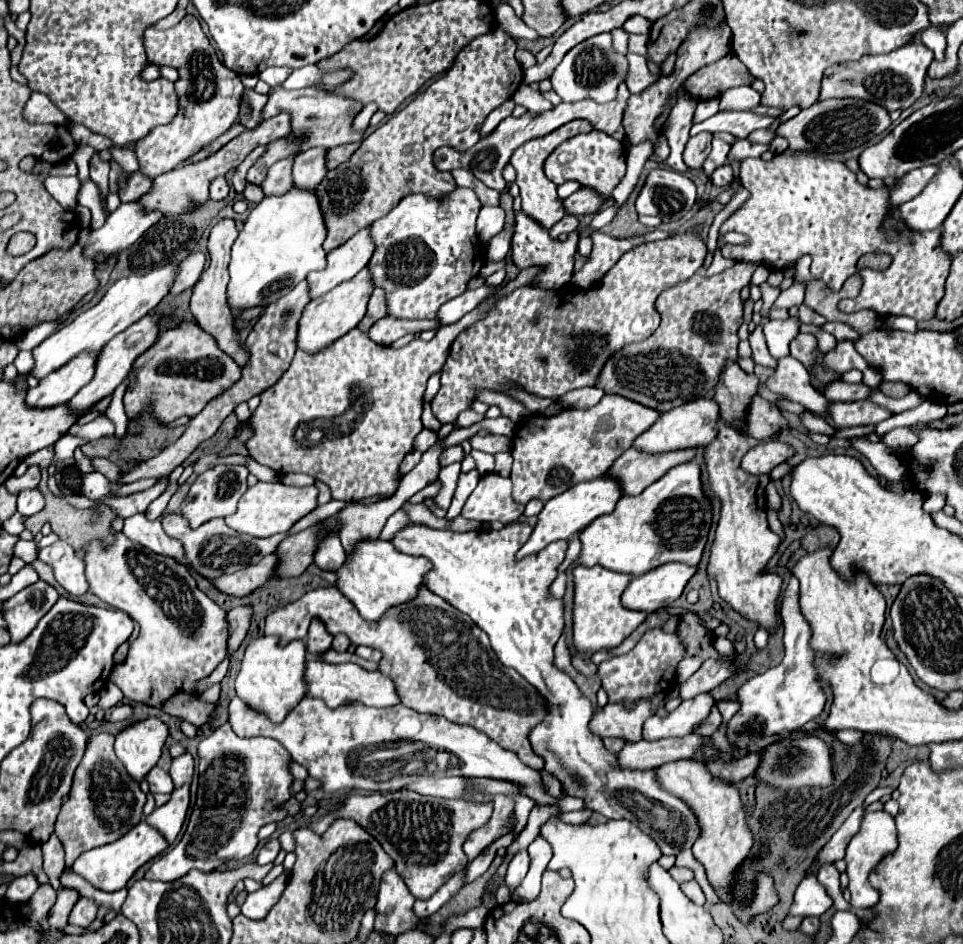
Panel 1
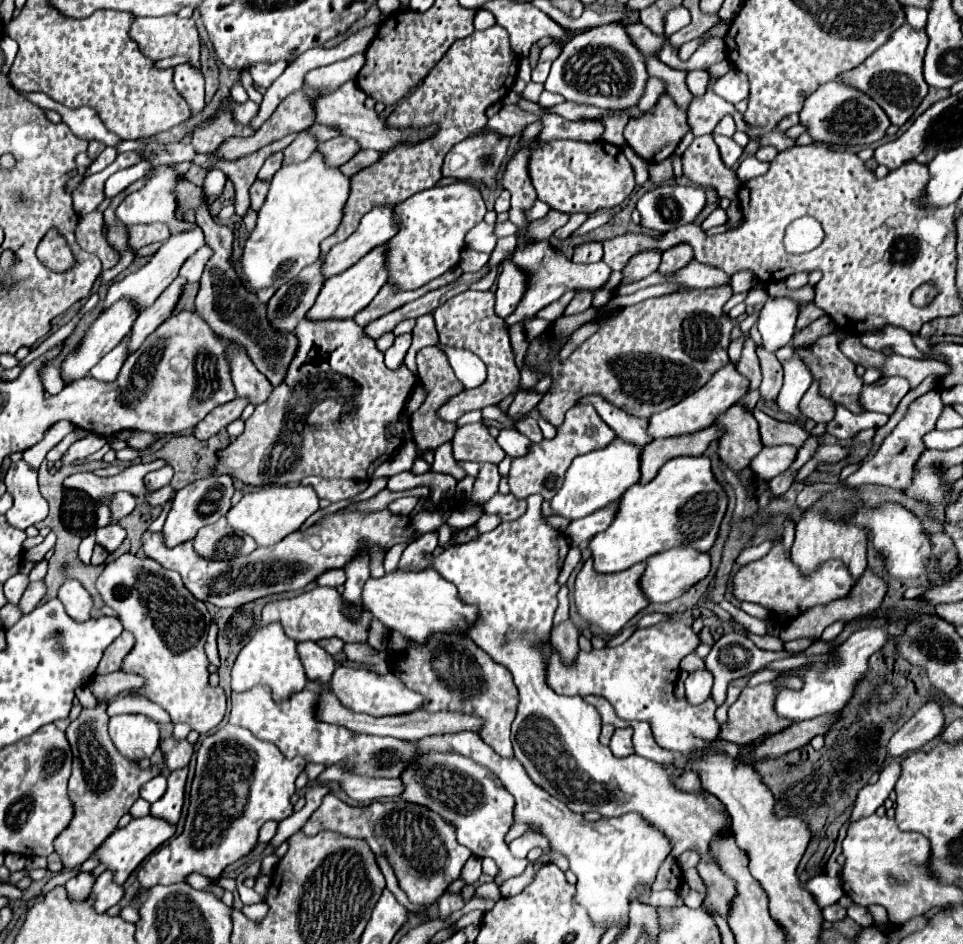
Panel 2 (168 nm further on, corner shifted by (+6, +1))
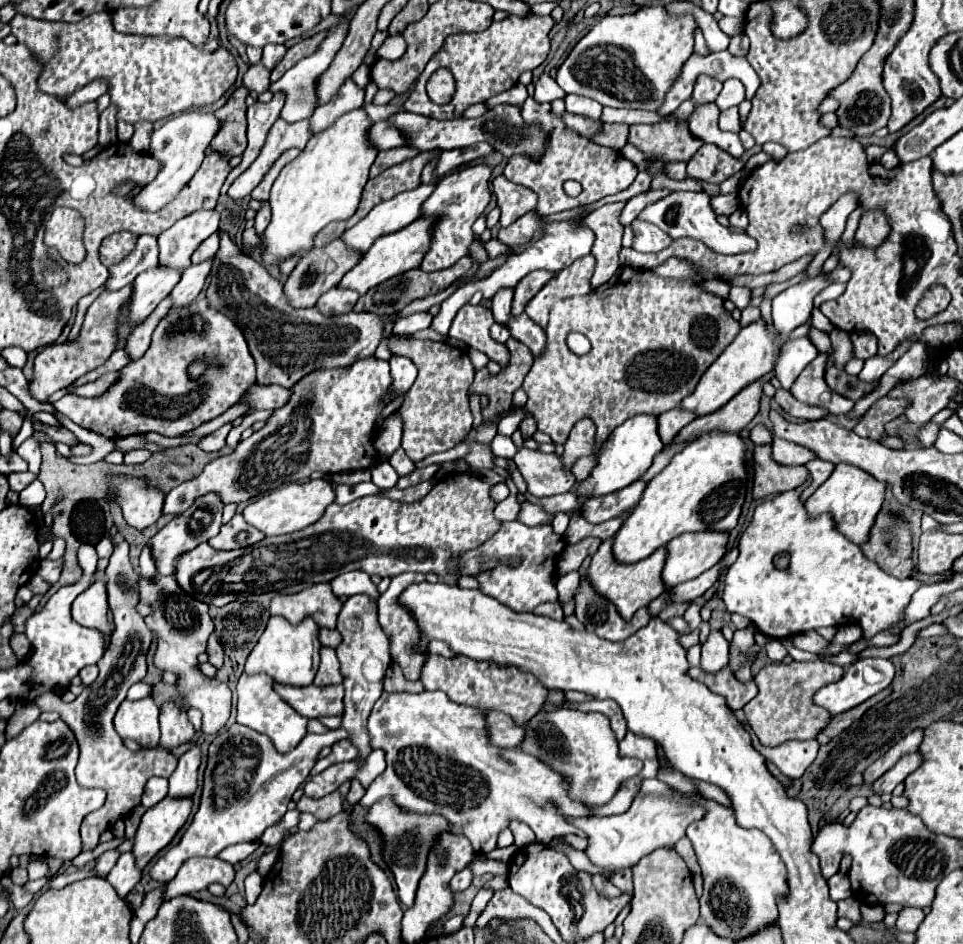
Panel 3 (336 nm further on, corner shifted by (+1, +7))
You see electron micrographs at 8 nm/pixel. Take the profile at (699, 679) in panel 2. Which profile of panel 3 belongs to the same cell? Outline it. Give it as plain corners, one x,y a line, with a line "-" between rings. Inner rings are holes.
719,630
711,632
707,642
701,648
701,670
707,674
715,674
729,662
729,642
721,636

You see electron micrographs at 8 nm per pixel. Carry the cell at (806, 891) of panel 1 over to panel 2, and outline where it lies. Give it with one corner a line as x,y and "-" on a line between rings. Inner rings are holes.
828,874
814,876
808,884
804,884
804,888
808,892
812,892
812,896
816,898
816,902
818,902
820,908
836,904
844,896
842,880
840,878
830,878

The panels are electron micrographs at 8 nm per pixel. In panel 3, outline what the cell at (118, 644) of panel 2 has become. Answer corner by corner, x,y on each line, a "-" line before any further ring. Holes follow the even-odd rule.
107,532
107,538
113,542
113,554
109,558
109,566
105,570
107,574
107,592
109,592
109,608
113,610
115,616
115,630
111,636
111,644
105,650
103,658
97,662
99,666
99,676
93,684
83,688
83,692
71,703
65,703
61,698
53,696
51,692
44,693
35,700
41,712
59,712
63,722
73,730
77,744
79,744
79,764
75,768
77,782
79,786
105,786
107,800
105,804
87,814
83,824
81,824
81,842
83,842
83,852
93,850
99,846
101,834
105,830
111,830
113,824
127,816
135,806
141,802
141,794
145,788
145,782
155,776
157,772
165,772
165,778
169,778
177,766
177,758
157,746
151,750
141,750
141,752
131,752
125,748
121,736
113,728
113,716
119,708
119,704
125,700
125,694
129,686
135,682
143,680
147,672
147,662
145,654
151,646
153,634
145,626
143,616
135,612
135,606
139,602
139,588
137,588
137,570
133,570
129,562
129,546
125,538
113,538

